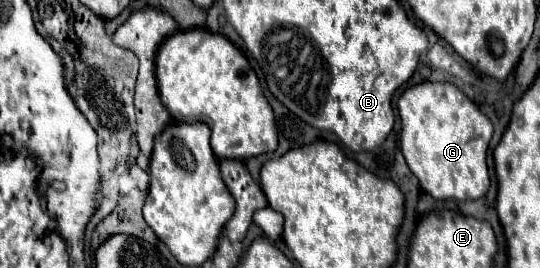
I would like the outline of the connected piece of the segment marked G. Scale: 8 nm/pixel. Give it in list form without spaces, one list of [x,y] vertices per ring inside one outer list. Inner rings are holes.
[[[421,83],[409,87],[399,97],[399,117],[401,117],[401,147],[407,159],[409,169],[419,179],[421,189],[439,201],[465,201],[479,199],[489,189],[489,173],[487,173],[487,145],[493,135],[491,121],[479,111],[479,107],[469,101],[455,85],[451,83]]]

